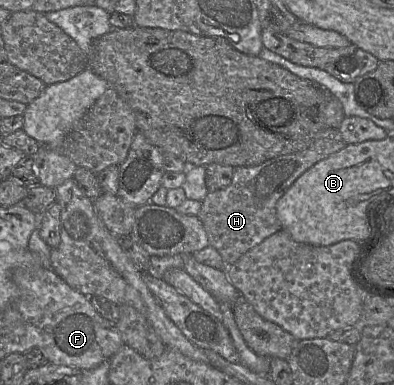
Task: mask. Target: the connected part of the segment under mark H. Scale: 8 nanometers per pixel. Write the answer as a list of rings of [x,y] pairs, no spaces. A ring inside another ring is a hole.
[[[326,128],[317,135],[315,140],[306,149],[302,151],[277,156],[256,166],[235,167],[232,181],[227,187],[207,193],[202,201],[197,216],[203,224],[208,237],[209,246],[212,246],[219,252],[226,266],[227,264],[231,264],[238,260],[251,248],[281,229],[281,223],[276,214],[277,201],[305,171],[317,162],[338,152],[346,145],[347,144],[338,129]]]

